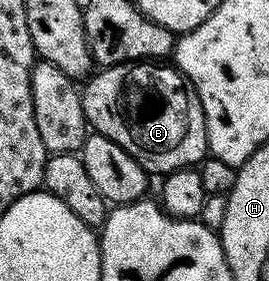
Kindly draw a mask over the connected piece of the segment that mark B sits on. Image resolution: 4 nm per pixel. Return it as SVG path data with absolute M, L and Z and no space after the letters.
M128 63L126 65L108 65L100 68L94 75L86 78L85 84L81 89L81 96L83 99L83 110L85 111L85 119L87 120L88 126L94 132L105 135L105 139L113 139L117 143L117 147L121 147L135 162L142 168L146 169L148 174L155 175L166 175L177 171L178 169L189 169L198 166L199 160L204 156L208 156L208 145L206 137L206 117L205 111L202 109L201 99L192 89L191 83L185 78L183 73L179 69L172 67L167 63Z

